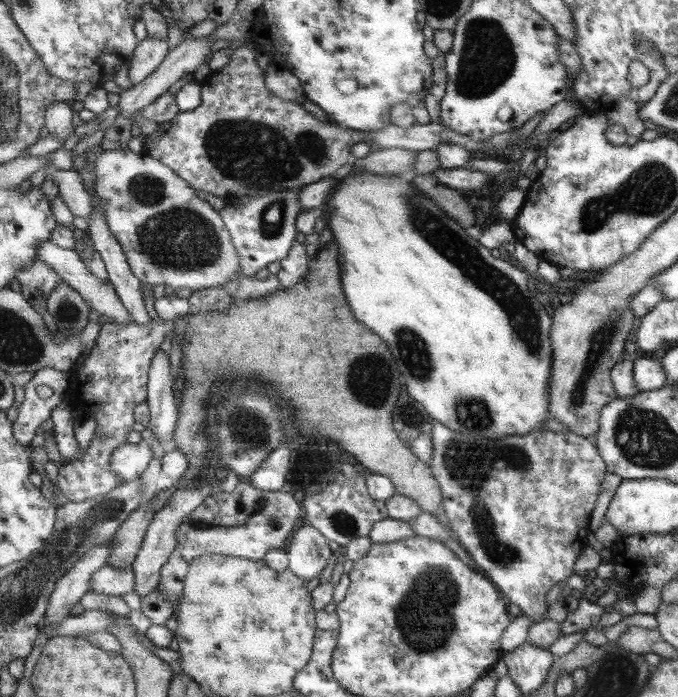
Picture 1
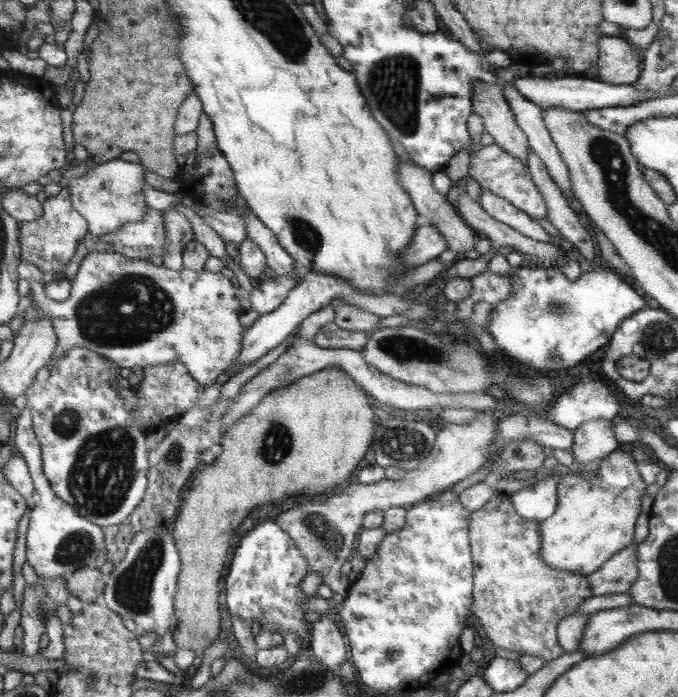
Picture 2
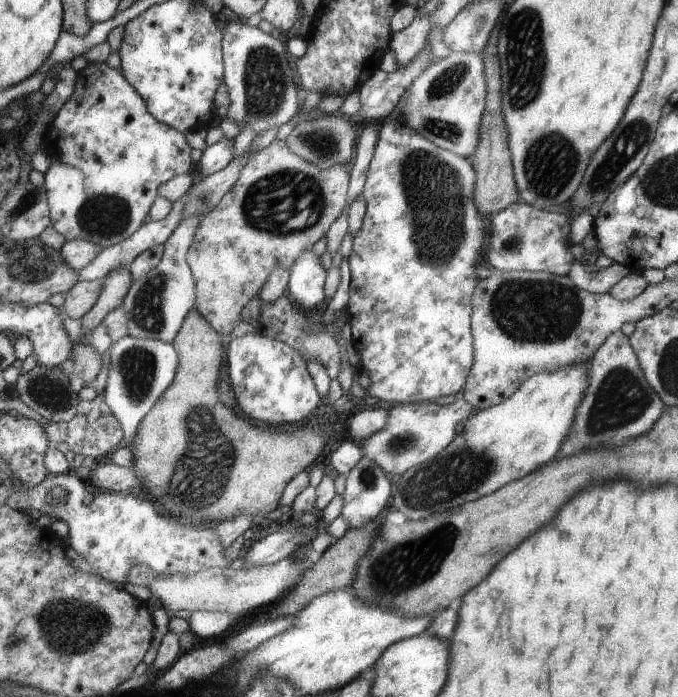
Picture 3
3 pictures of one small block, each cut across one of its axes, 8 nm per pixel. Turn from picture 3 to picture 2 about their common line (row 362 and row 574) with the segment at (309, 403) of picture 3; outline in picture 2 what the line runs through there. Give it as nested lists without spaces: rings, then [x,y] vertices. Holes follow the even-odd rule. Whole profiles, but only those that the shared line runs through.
[[[261,522],[259,526],[255,526],[251,532],[247,531],[241,537],[230,562],[229,572],[225,575],[225,606],[230,616],[236,616],[249,625],[251,620],[257,620],[260,630],[276,632],[283,637],[286,634],[294,634],[302,641],[307,634],[307,624],[303,620],[306,610],[302,604],[308,602],[310,597],[302,593],[301,582],[309,570],[304,553],[296,547],[292,537],[279,530],[275,522]]]

